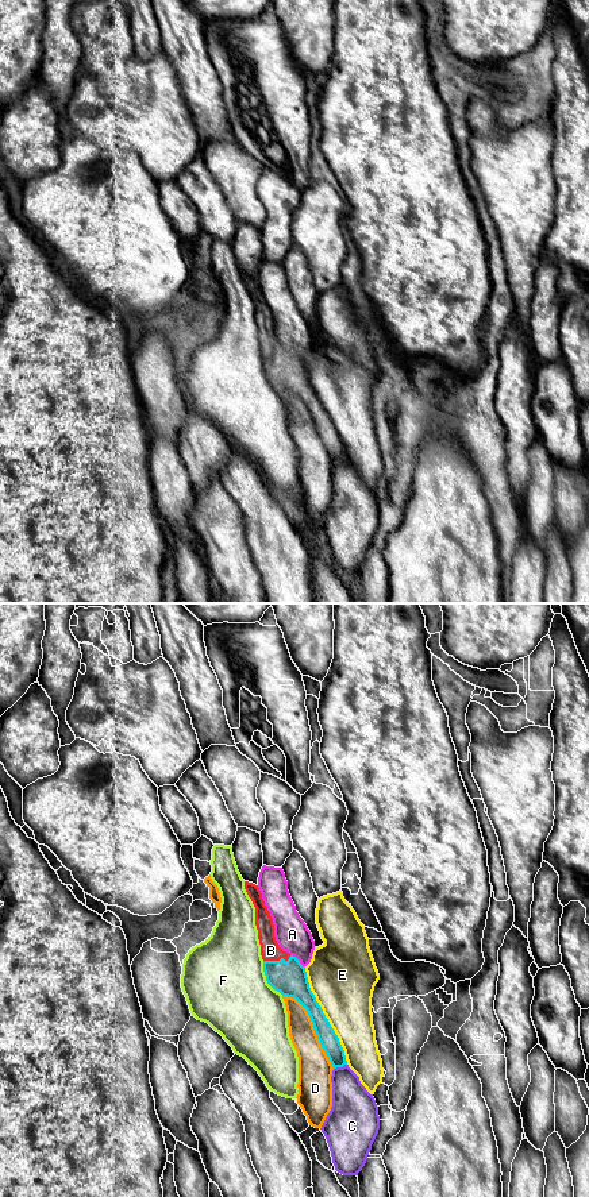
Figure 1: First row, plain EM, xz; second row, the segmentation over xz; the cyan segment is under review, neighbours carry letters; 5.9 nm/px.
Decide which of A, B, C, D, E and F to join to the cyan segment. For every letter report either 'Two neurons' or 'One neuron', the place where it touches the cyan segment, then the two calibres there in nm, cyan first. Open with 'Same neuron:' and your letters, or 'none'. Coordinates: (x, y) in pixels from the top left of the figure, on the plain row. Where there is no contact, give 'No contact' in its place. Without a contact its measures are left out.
Same neuron: B
A: Two neurons. Touches cyan at xz (297, 355). Thickness 200 nm (cyan) against 200 nm
B: One neuron. Touches cyan at xz (277, 356). Thickness 200 nm (cyan) against 120 nm
C: Two neurons. Touches cyan at xz (339, 462). Thickness 110 nm (cyan) against 240 nm
D: Two neurons. Touches cyan at xz (314, 423). Thickness 130 nm (cyan) against 200 nm
E: Two neurons. Touches cyan at xz (324, 410). Thickness 150 nm (cyan) against 400 nm
F: Two neurons. Touches cyan at xz (266, 375). Thickness 200 nm (cyan) against 500 nm

